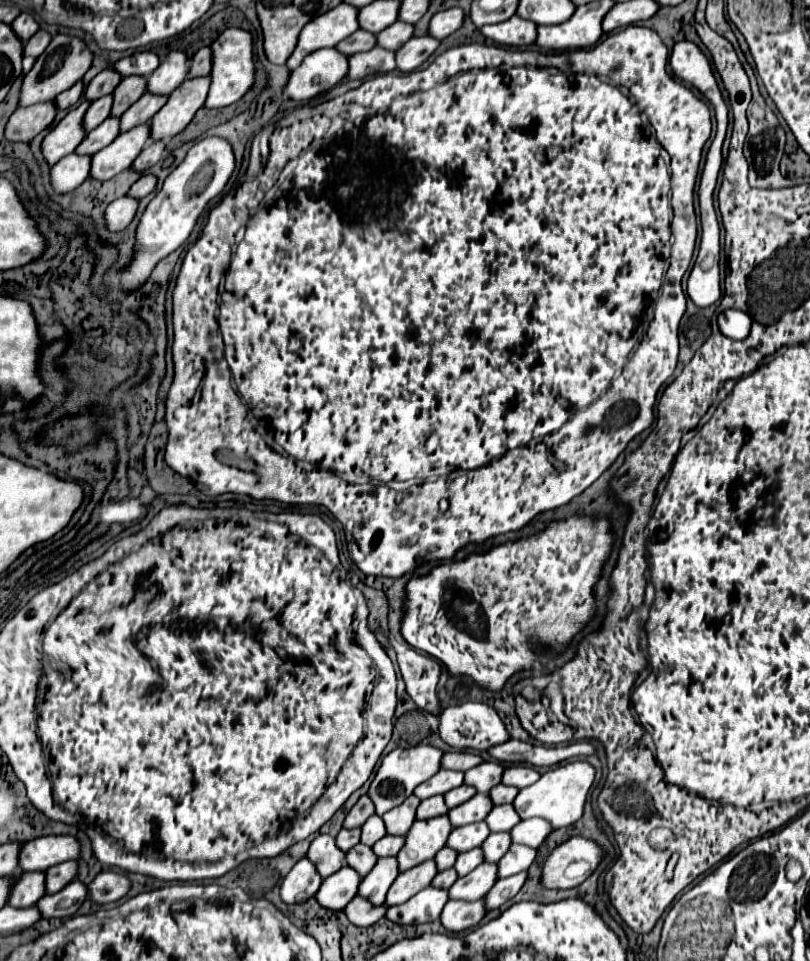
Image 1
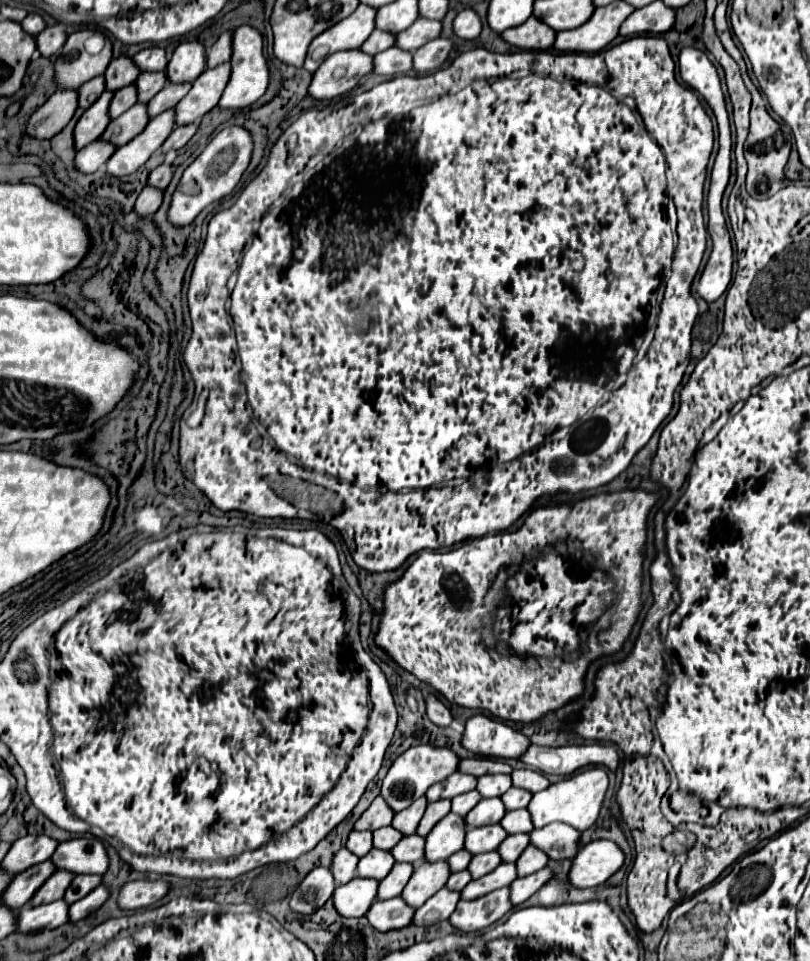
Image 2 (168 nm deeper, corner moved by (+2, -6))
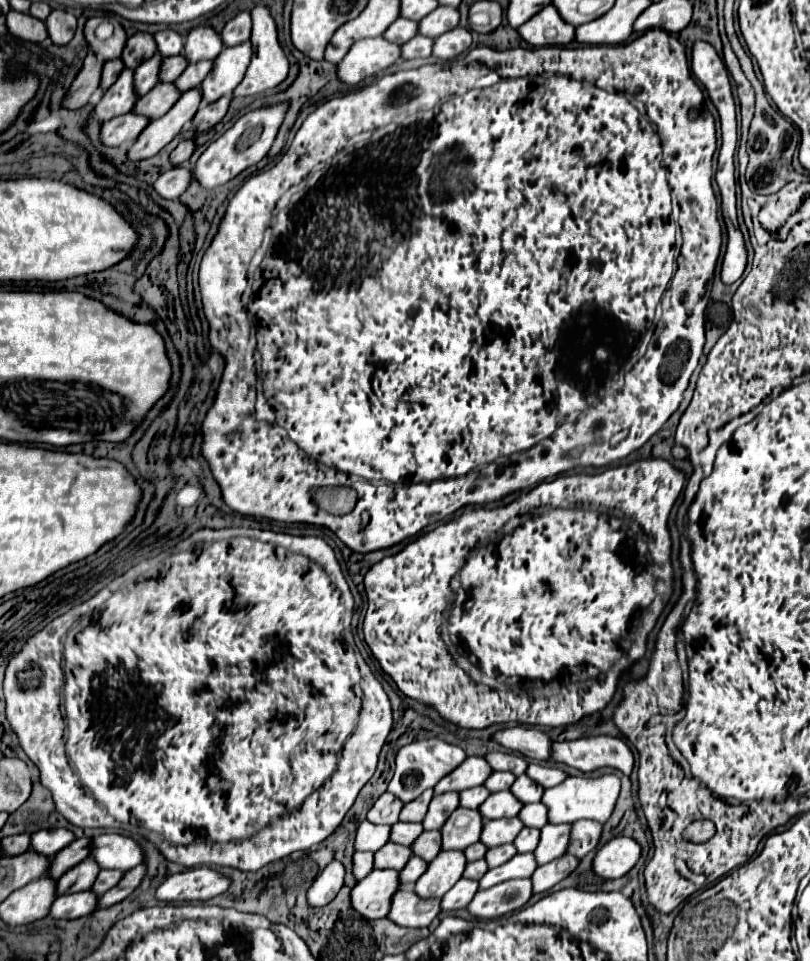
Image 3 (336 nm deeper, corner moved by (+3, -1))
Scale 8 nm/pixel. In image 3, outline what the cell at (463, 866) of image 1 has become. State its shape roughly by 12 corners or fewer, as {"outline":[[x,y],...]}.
{"outline":[[513,844],[489,848],[485,854],[489,868],[511,860],[517,850]]}

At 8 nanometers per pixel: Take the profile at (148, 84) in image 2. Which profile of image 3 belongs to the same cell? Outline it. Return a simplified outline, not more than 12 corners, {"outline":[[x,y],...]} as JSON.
{"outline":[[183,56],[163,58],[159,82],[175,82],[185,68]]}

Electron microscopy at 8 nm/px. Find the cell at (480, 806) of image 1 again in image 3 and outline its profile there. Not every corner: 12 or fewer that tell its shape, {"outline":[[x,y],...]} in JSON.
{"outline":[[509,792],[491,794],[479,814],[485,820],[513,818],[523,804]]}

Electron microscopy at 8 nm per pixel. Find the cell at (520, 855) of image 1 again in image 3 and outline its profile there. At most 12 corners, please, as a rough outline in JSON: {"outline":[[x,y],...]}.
{"outline":[[545,824],[533,856],[547,864],[565,854],[569,824]]}

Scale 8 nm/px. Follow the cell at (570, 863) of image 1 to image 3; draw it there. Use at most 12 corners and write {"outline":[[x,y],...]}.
{"outline":[[615,836],[593,858],[599,878],[625,876],[641,846]]}

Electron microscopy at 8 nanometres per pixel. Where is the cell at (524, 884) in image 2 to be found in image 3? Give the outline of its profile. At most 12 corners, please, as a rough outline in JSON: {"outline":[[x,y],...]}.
{"outline":[[563,854],[539,866],[533,892],[545,892],[577,868],[579,860]]}

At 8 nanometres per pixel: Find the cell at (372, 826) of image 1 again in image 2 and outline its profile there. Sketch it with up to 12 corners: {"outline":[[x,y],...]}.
{"outline":[[394,827],[374,831],[376,849],[392,849],[404,835]]}

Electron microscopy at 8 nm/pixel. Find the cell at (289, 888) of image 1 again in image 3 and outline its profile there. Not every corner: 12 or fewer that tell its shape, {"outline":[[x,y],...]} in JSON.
{"outline":[[329,862],[307,890],[309,906],[327,906],[343,886],[345,868]]}

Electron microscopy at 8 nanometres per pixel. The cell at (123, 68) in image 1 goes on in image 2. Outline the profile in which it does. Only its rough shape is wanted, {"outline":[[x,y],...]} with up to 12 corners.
{"outline":[[148,47],[134,55],[142,71],[164,71],[164,49]]}

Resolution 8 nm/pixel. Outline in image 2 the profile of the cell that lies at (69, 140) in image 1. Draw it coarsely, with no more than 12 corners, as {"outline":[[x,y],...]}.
{"outline":[[114,91],[100,99],[80,117],[74,139],[86,147],[98,139],[108,123],[108,107]]}

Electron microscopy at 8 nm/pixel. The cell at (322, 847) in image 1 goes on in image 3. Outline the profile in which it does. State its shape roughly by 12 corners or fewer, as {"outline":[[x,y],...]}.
{"outline":[[371,852],[353,854],[353,876],[361,880],[373,870]]}

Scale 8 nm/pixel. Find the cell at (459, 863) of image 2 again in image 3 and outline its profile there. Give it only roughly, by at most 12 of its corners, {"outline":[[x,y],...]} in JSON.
{"outline":[[481,842],[463,850],[467,862],[483,858],[487,848]]}

